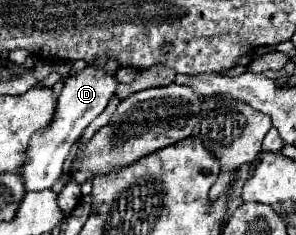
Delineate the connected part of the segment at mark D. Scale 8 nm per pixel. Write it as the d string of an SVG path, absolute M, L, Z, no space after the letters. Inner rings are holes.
M87 66L81 72L71 72L69 78L65 80L65 88L59 94L59 102L57 102L57 114L51 122L49 128L41 130L39 134L33 136L29 150L25 152L25 166L21 168L21 176L25 180L25 190L45 190L51 188L53 182L61 176L63 170L63 162L71 150L71 146L75 144L75 140L83 134L83 130L91 124L93 118L97 118L107 102L115 96L117 92L117 80L115 76L111 76L105 66Z

